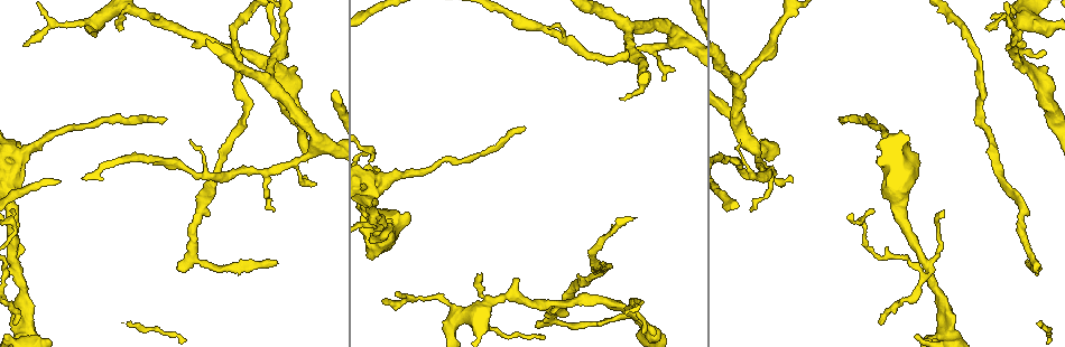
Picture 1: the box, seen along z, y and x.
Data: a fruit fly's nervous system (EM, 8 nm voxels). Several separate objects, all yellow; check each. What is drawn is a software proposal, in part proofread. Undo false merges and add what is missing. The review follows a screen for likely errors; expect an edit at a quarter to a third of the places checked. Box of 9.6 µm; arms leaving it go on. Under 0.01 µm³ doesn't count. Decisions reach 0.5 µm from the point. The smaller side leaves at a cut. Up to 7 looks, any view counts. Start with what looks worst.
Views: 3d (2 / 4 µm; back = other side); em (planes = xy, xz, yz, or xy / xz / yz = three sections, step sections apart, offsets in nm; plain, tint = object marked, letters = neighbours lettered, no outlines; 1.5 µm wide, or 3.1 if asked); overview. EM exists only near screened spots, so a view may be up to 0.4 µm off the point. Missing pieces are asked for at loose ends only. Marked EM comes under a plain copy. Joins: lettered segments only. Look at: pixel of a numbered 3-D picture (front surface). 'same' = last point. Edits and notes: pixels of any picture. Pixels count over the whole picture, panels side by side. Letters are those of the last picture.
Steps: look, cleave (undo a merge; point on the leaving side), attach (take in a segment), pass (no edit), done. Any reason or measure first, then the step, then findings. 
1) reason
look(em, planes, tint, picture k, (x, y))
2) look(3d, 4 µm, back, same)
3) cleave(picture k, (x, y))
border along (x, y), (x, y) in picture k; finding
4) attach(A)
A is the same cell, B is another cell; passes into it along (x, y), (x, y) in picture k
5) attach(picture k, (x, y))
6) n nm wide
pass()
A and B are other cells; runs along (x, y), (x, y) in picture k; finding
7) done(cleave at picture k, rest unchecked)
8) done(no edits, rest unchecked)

looks like a crossing
look(em, planes, tint, picture 1, (374, 210))

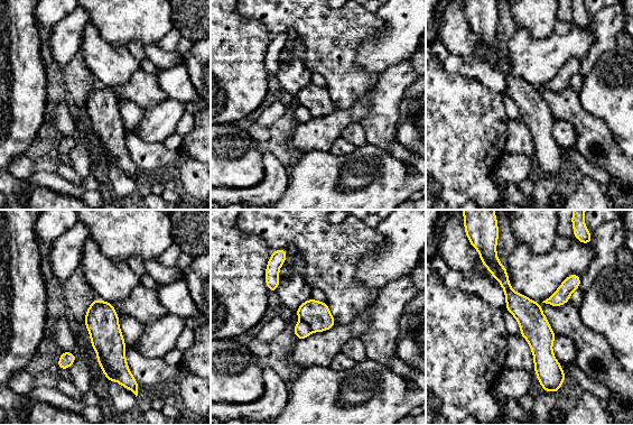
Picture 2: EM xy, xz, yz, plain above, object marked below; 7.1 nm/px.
look(em, planes, letters, same)

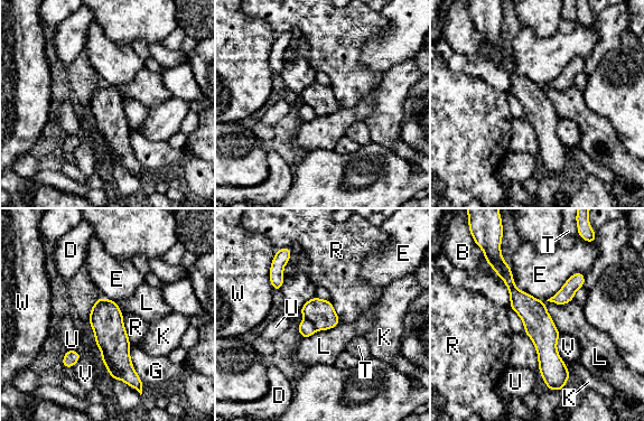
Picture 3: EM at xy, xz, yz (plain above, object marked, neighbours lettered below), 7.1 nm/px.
cleave(picture 3, (306, 328))
B, D, E, G, K, L, R, T, U, V and W are other cells; border along (305, 318), (317, 329) in picture 3; a second neuron is stuck on

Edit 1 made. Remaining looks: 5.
look(overview)

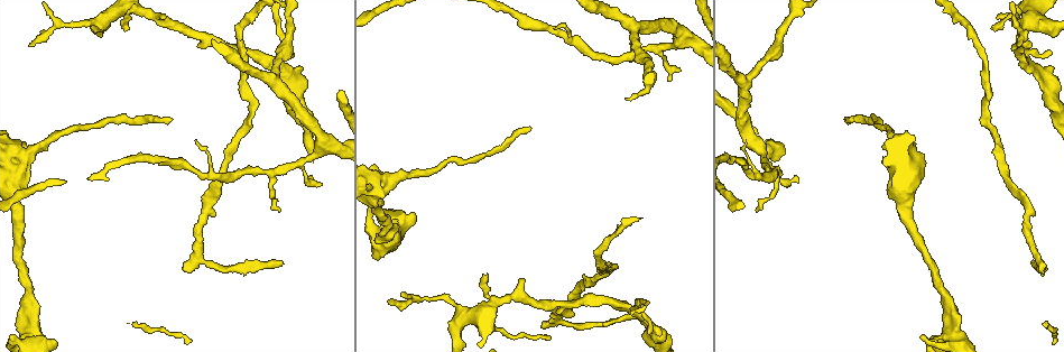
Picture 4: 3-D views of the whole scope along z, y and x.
branch stops here
look(em, 3.1 µm, planes, letters, picture 4, (1031, 262))

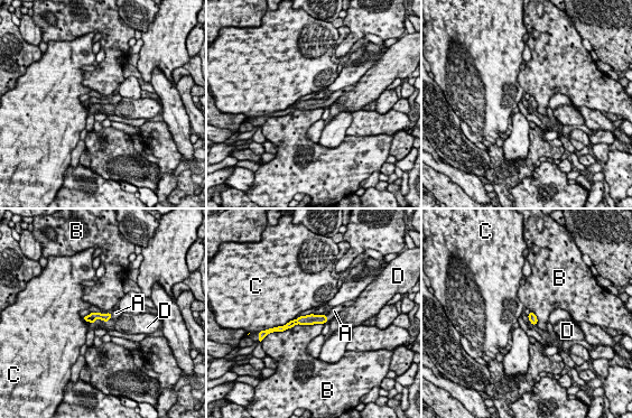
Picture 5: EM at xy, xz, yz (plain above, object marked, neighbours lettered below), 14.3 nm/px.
B touches over 700 nm
attach(A)
A is the same cell, B, C and D are other cells; passes into it along (310, 319), (327, 318), (334, 310) in picture 5; it goes on there

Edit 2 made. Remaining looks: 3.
sharp bend
look(3d, 4 µm, picture 4, (272, 181))

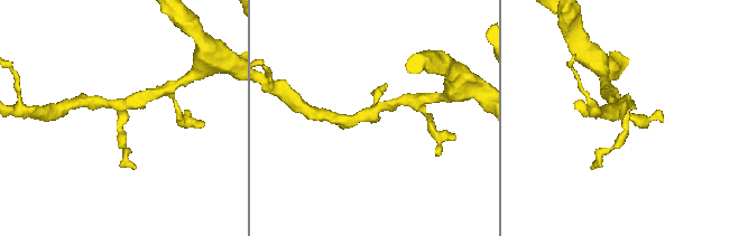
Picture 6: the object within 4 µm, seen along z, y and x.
look(em, 3.1 µm, xy, step 8, letters, picture 6, (374, 120))

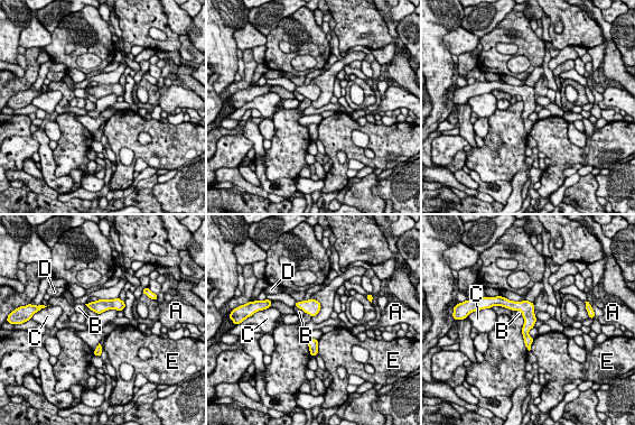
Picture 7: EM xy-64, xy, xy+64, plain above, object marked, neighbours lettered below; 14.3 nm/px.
60 nm wide
pass()
A, B, C, D and E are other cells; border along (295, 305), (305, 312) in picture 7; all the same neuron

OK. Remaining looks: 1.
done(cleave at picture 3, attach at picture 5, rest unchecked)

